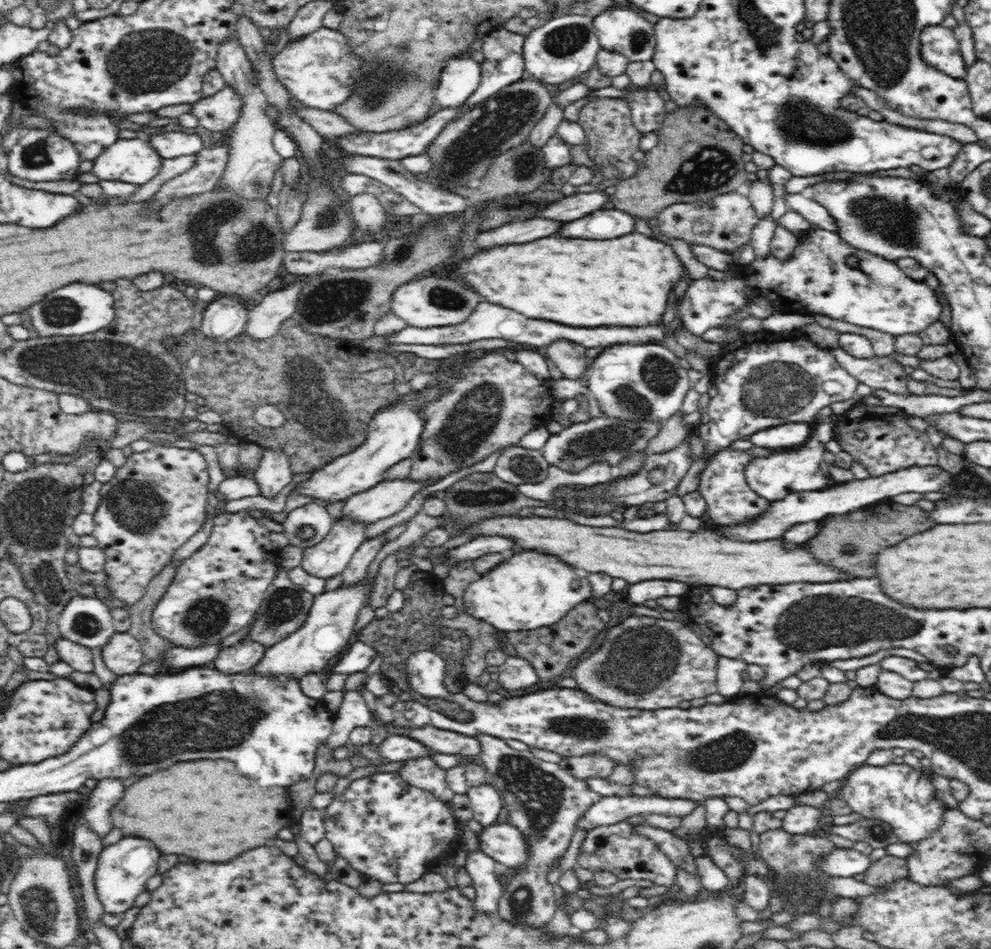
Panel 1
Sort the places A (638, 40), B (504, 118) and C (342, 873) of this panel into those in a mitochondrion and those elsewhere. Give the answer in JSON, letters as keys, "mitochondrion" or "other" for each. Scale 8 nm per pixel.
{"A":"mitochondrion","B":"mitochondrion","C":"other"}

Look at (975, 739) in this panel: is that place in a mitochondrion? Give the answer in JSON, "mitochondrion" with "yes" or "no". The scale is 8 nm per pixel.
{"mitochondrion":"yes"}

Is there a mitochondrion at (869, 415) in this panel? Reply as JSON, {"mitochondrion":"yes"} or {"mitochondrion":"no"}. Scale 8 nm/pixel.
{"mitochondrion":"no"}

